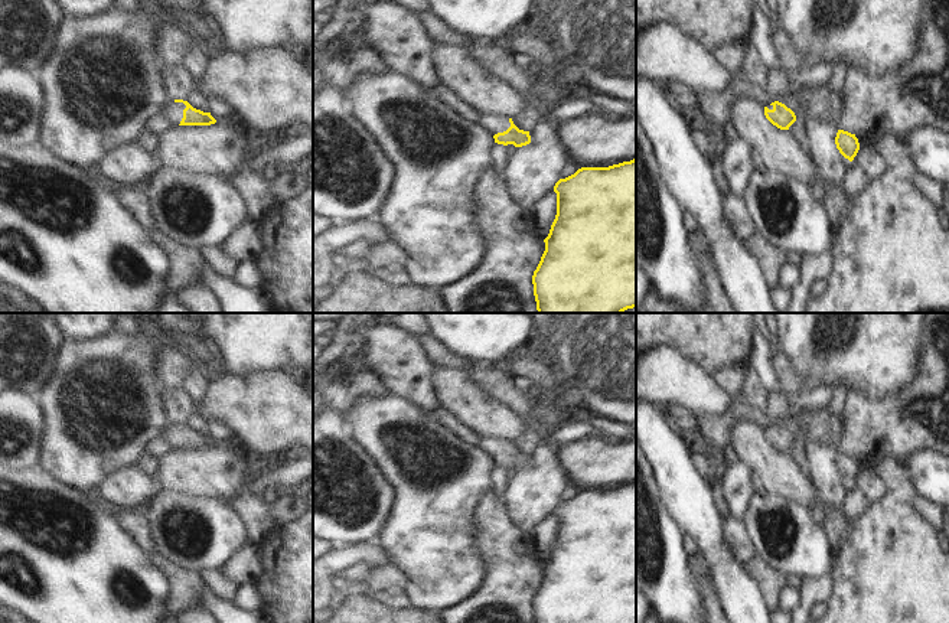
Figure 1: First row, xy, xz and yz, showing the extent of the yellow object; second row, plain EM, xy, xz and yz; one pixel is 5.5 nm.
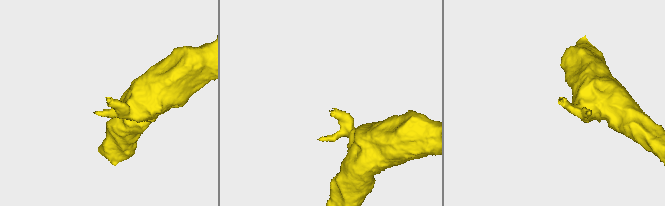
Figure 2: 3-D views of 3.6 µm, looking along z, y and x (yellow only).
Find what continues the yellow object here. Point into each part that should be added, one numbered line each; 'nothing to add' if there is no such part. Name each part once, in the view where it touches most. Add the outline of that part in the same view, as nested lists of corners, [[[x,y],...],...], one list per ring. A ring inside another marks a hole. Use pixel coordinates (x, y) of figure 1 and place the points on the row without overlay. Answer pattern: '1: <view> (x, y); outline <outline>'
1: xy (173, 434); outline [[[167,424],[160,437],[163,437],[173,450],[177,450],[183,441],[185,431],[186,428],[183,425]]]

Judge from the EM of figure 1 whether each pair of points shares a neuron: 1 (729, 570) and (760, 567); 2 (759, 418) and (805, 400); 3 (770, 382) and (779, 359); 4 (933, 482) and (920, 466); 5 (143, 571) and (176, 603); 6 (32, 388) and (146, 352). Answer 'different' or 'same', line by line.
1: different
2: different
3: different
4: same
5: different
6: different

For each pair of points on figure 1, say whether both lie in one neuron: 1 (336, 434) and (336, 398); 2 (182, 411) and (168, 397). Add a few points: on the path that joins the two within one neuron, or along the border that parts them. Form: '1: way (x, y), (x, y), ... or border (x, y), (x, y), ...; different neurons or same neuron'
1: border (328, 410), (345, 416); different neurons
2: way (179, 408), (170, 400); same neuron

